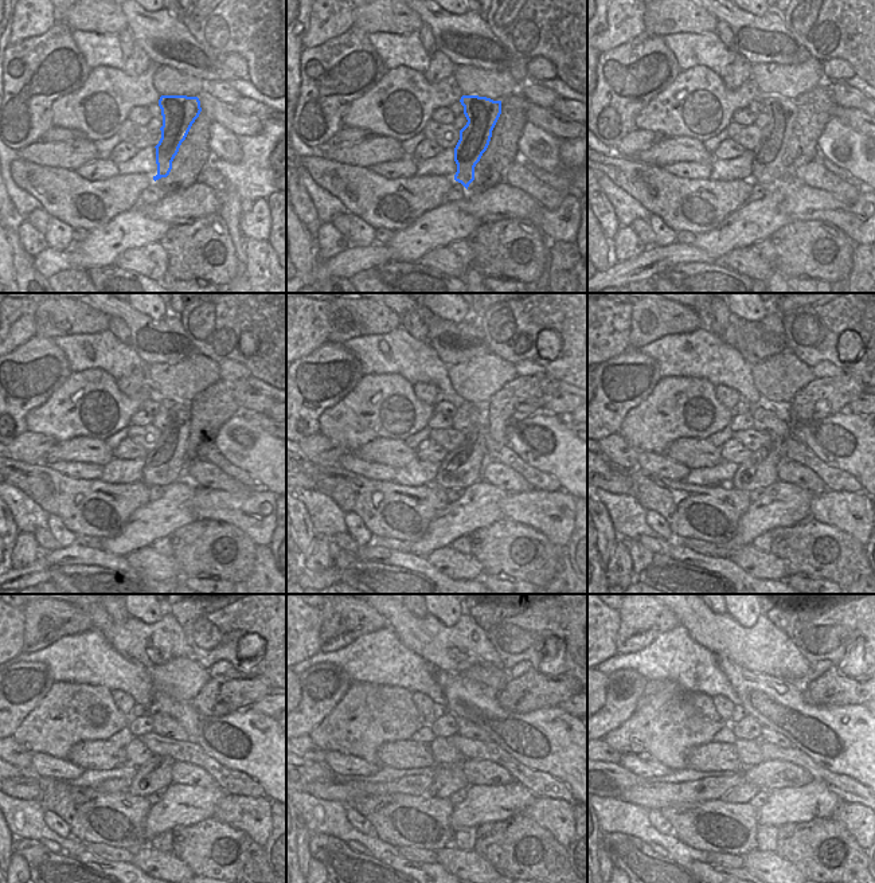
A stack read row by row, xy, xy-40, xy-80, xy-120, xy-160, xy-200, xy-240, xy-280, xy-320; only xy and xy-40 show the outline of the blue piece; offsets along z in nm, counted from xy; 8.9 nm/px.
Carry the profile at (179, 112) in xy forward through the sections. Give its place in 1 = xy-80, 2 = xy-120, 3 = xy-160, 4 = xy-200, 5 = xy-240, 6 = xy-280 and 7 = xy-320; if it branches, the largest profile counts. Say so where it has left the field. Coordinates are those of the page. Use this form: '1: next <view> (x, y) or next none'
1: next xy-80 (768, 170)
2: next xy-120 (165, 464)
3: next xy-160 (461, 468)
4: next xy-200 (760, 471)
5: next xy-240 (156, 774)
6: next xy-280 (449, 778)
7: next xy-320 (743, 793)

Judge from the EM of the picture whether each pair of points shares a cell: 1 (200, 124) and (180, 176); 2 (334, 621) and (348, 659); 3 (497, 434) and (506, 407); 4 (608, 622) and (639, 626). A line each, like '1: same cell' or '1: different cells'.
1: same cell
2: different cells
3: same cell
4: different cells

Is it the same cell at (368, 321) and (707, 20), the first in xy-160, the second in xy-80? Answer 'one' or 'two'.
one

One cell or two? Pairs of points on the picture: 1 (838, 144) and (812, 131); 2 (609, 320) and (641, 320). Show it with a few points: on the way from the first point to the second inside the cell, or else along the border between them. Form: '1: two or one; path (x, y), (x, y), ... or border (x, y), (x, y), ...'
1: two; border (832, 116), (817, 141), (817, 149)
2: two; border (632, 307), (628, 347)

